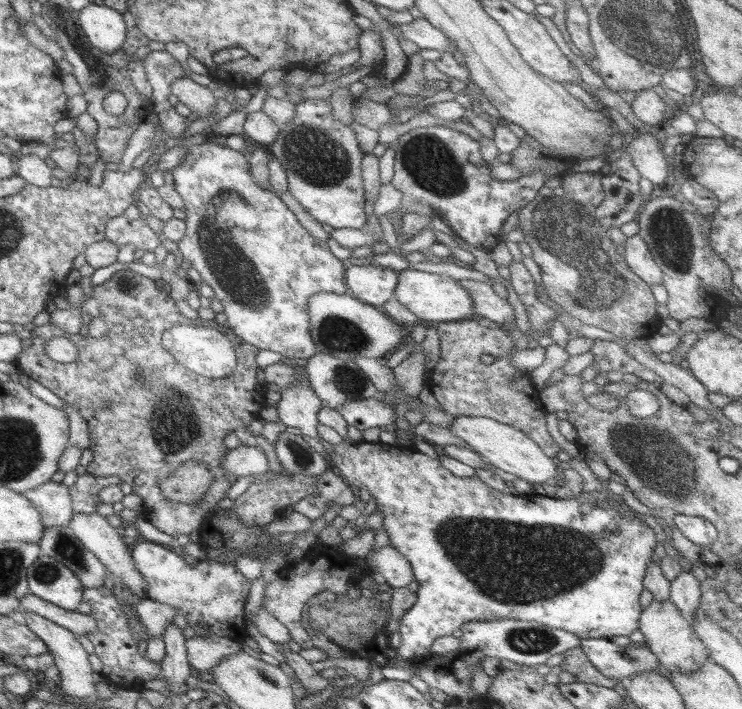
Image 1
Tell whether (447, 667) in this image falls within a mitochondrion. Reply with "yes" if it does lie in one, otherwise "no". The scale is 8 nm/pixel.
no

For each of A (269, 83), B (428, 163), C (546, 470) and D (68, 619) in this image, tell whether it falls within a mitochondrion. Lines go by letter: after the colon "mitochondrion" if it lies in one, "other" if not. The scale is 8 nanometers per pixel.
A: other
B: mitochondrion
C: other
D: other

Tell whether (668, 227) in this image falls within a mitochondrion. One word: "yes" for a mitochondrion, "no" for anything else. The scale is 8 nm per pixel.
yes

